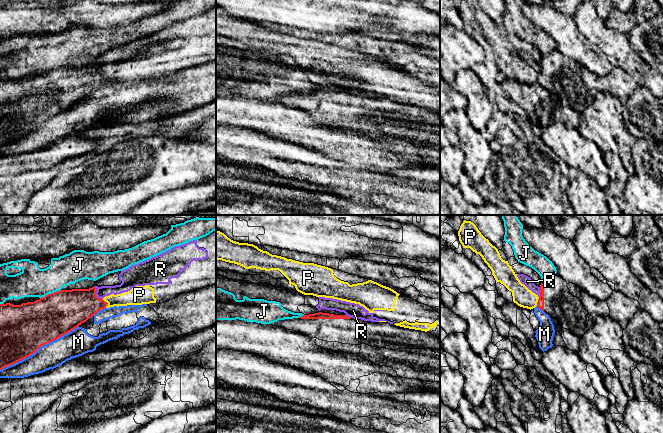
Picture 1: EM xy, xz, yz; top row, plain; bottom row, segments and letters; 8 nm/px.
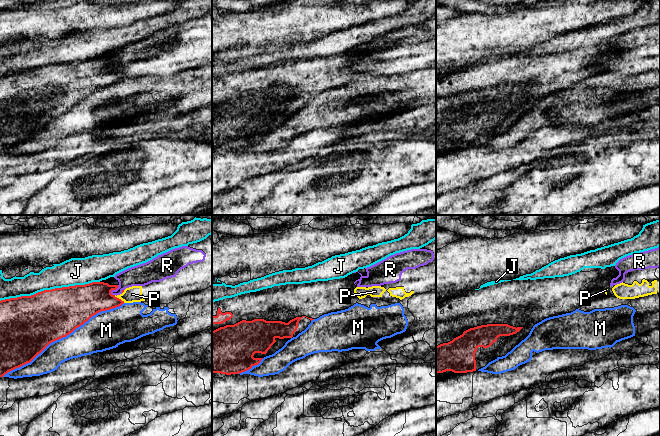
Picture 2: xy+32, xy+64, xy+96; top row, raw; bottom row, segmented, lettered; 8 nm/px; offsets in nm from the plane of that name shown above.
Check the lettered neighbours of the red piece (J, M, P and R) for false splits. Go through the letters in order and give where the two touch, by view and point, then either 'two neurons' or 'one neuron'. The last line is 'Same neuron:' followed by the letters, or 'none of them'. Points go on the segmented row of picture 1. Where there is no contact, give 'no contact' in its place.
J: contact xy (51, 293); two neurons
M: contact xy (39, 347); two neurons
P: contact xy (107, 303); two neurons
R: contact xy (95, 294); two neurons
Same neuron: none of them

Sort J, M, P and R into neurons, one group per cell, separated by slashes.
J / M / P R

